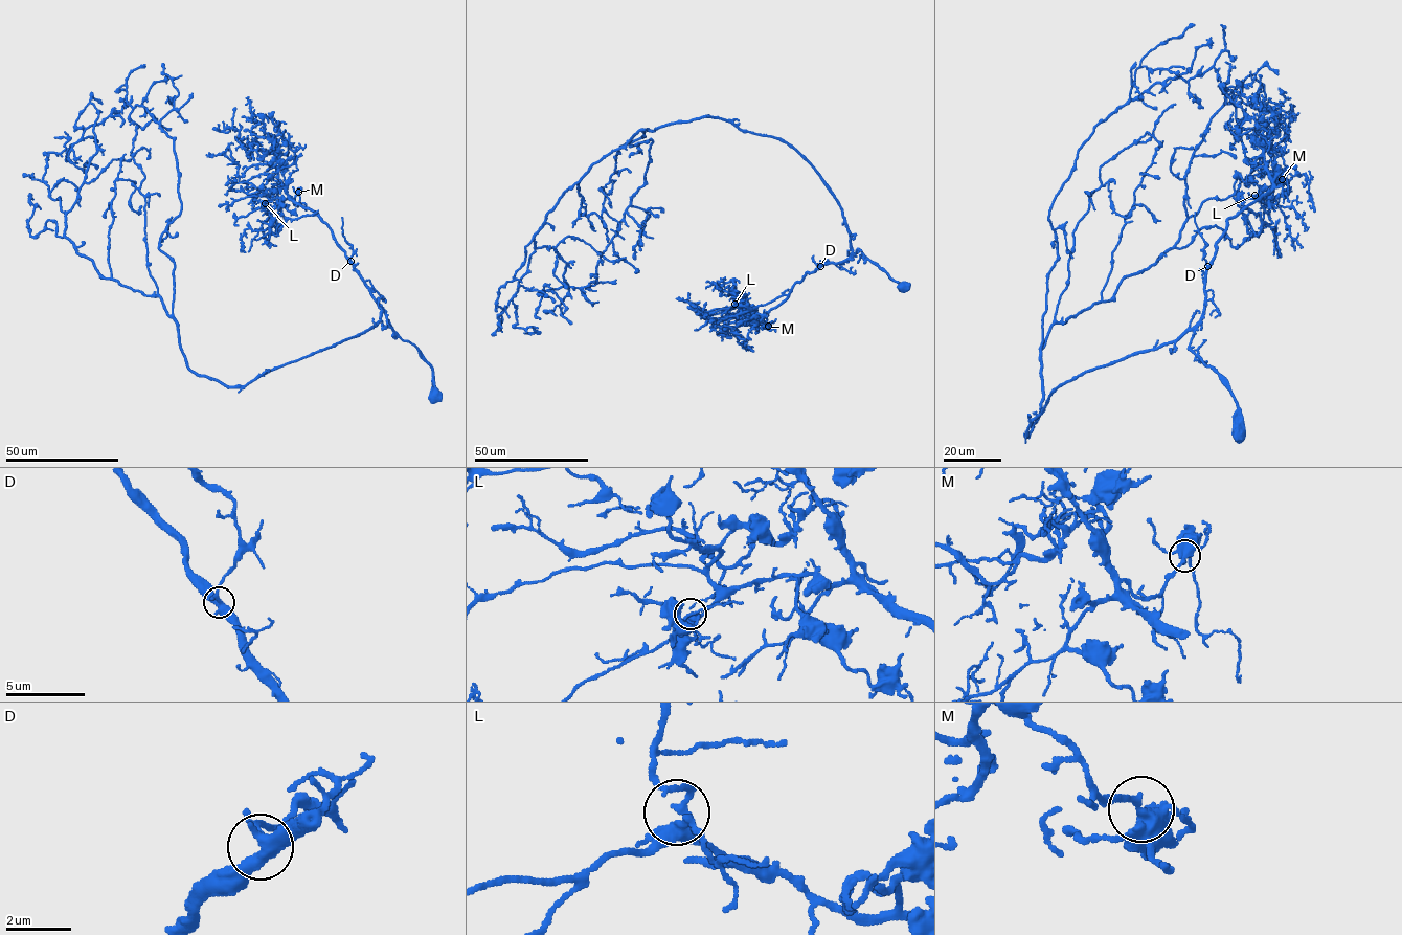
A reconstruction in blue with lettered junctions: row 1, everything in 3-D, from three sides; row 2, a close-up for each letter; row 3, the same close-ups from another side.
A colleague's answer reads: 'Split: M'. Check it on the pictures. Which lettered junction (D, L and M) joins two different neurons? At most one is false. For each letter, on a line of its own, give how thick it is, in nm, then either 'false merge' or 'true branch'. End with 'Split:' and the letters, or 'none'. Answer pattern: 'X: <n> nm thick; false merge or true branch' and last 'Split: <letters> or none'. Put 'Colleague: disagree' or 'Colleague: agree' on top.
Colleague: disagree
D: 400 nm thick; true branch
L: 240 nm thick; true branch
M: 340 nm thick; true branch
Split: none

